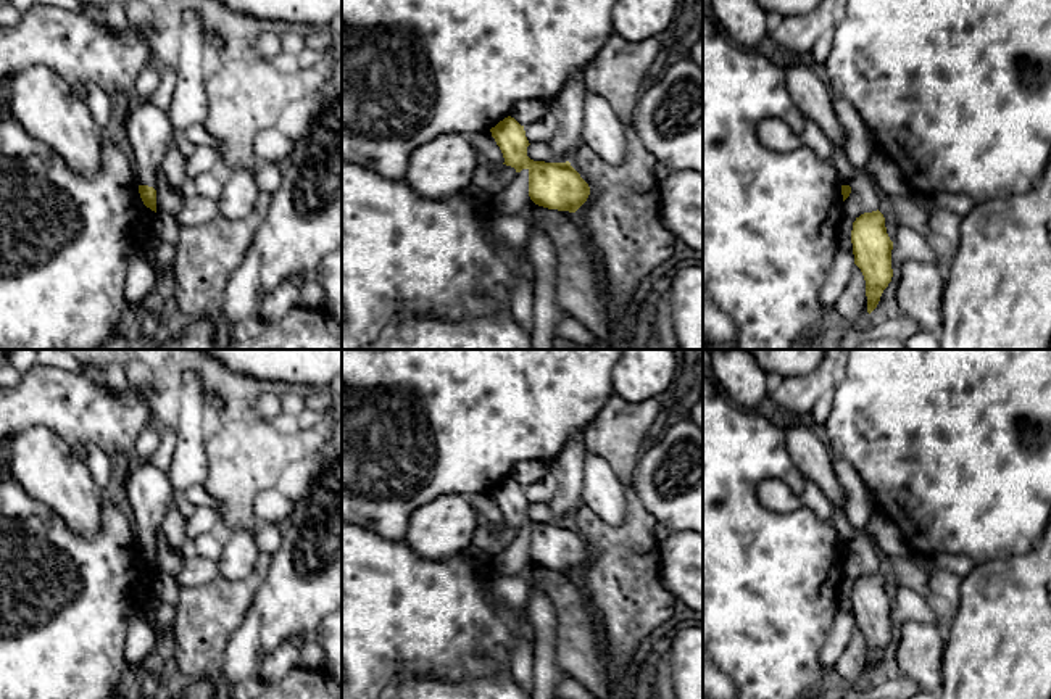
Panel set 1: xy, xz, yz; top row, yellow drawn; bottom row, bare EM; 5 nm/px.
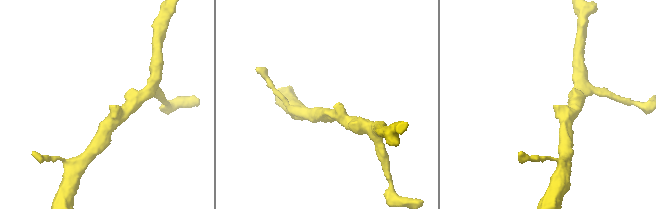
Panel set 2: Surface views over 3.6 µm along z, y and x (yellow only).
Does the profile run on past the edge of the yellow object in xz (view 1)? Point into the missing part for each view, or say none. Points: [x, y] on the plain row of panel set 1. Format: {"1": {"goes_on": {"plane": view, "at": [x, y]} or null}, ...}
{"1": {"goes_on": null}}

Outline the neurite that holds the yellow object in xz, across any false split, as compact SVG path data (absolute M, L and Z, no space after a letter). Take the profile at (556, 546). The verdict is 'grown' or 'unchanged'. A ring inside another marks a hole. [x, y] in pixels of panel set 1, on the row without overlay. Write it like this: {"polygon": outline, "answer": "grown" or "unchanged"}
{"polygon": "M505 478L490 493L503 514L503 525L516 533L529 531L529 557L535 565L575 573L587 562L590 548L569 522L545 523L527 517L530 504L514 478Z", "answer": "unchanged"}

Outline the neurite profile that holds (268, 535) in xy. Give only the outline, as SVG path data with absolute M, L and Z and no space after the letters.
M260 522L253 527L253 536L263 552L272 554L282 540L282 528L279 523Z

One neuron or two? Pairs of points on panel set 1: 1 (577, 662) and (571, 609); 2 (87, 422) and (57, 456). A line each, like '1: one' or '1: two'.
1: one
2: two

